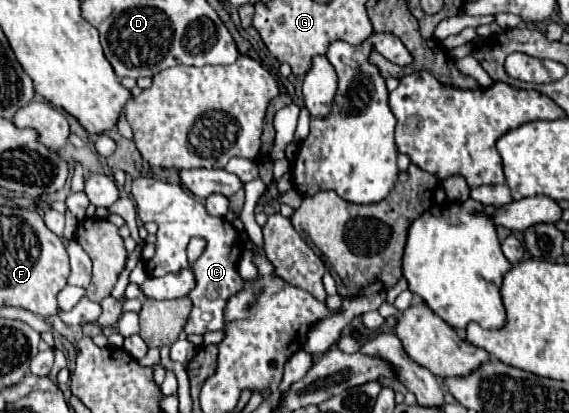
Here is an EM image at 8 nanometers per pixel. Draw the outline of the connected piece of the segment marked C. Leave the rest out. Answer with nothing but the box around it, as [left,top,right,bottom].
[132,177,244,335]

